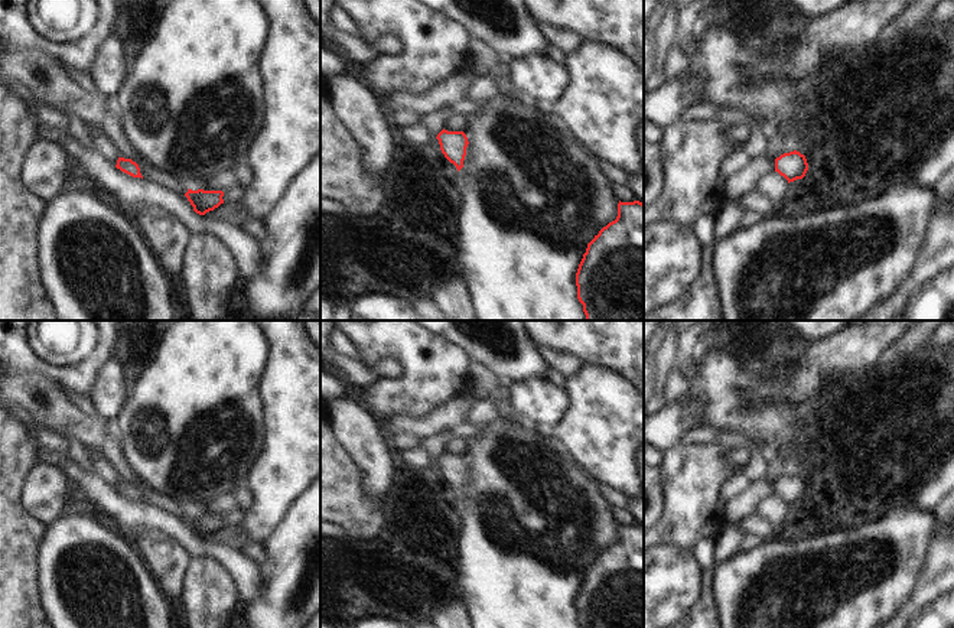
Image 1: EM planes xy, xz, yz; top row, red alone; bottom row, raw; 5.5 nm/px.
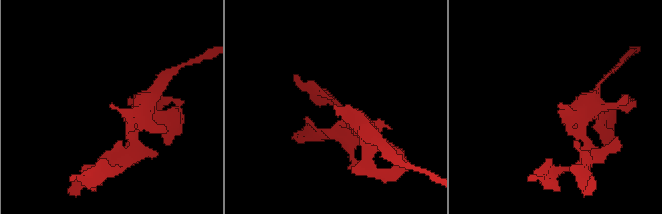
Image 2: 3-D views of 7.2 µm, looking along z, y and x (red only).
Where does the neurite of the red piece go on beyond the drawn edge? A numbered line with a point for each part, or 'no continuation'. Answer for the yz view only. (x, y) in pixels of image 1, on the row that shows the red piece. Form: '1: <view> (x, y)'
no continuation

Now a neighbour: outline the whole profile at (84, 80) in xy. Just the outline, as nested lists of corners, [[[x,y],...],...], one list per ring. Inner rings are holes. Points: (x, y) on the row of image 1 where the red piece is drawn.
[[[68,69],[68,74],[81,90],[88,92],[98,92],[95,81],[89,71],[79,72],[75,69]]]

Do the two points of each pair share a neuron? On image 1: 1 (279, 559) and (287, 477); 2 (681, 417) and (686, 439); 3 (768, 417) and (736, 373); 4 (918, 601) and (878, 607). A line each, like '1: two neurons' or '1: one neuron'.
1: two neurons
2: two neurons
3: one neuron
4: two neurons

